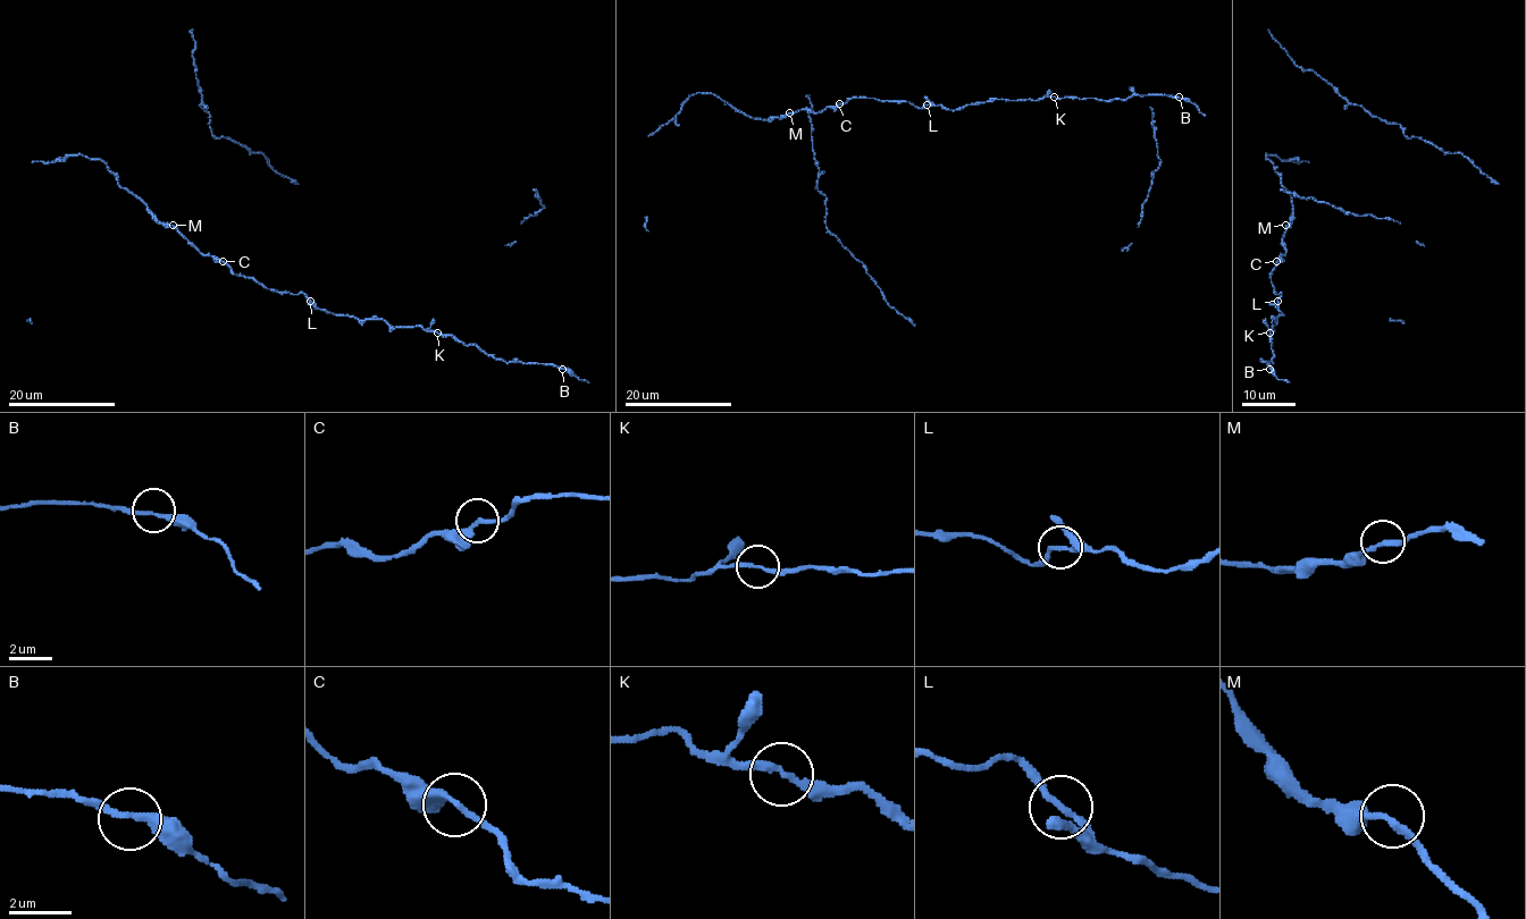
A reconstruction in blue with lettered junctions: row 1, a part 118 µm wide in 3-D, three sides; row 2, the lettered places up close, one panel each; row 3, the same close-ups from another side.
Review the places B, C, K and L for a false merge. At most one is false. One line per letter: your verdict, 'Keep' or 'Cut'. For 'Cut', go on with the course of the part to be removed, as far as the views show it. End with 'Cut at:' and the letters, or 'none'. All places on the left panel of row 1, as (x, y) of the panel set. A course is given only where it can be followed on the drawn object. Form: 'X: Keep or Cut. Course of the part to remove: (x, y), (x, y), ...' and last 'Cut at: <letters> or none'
B: Keep
C: Keep
K: Keep
L: Keep
Cut at: none

